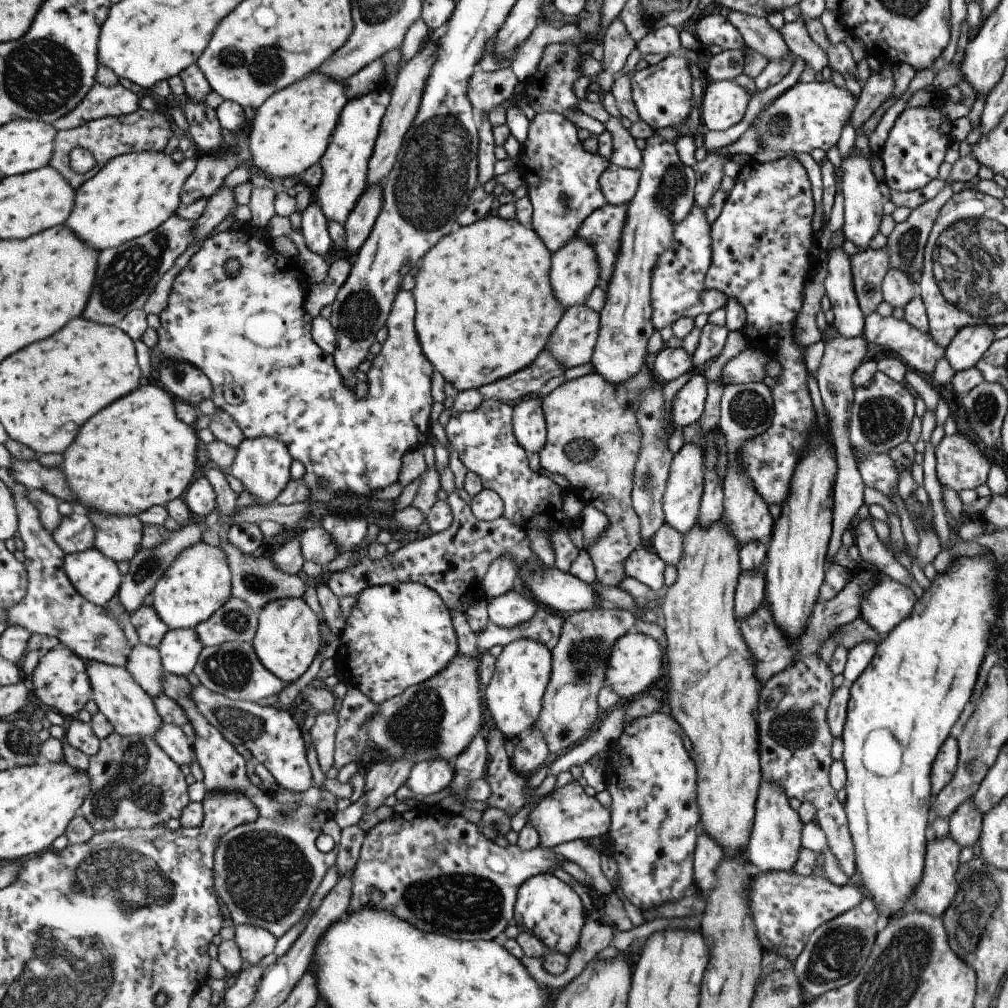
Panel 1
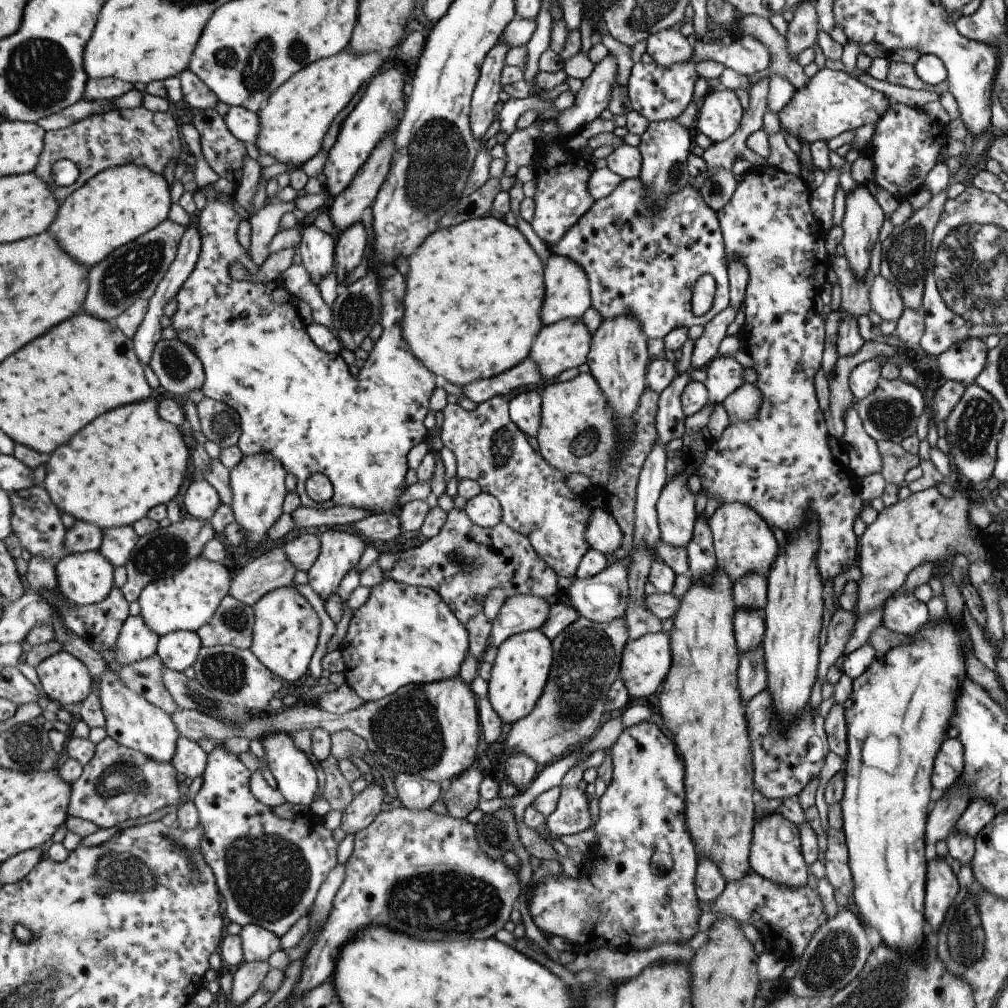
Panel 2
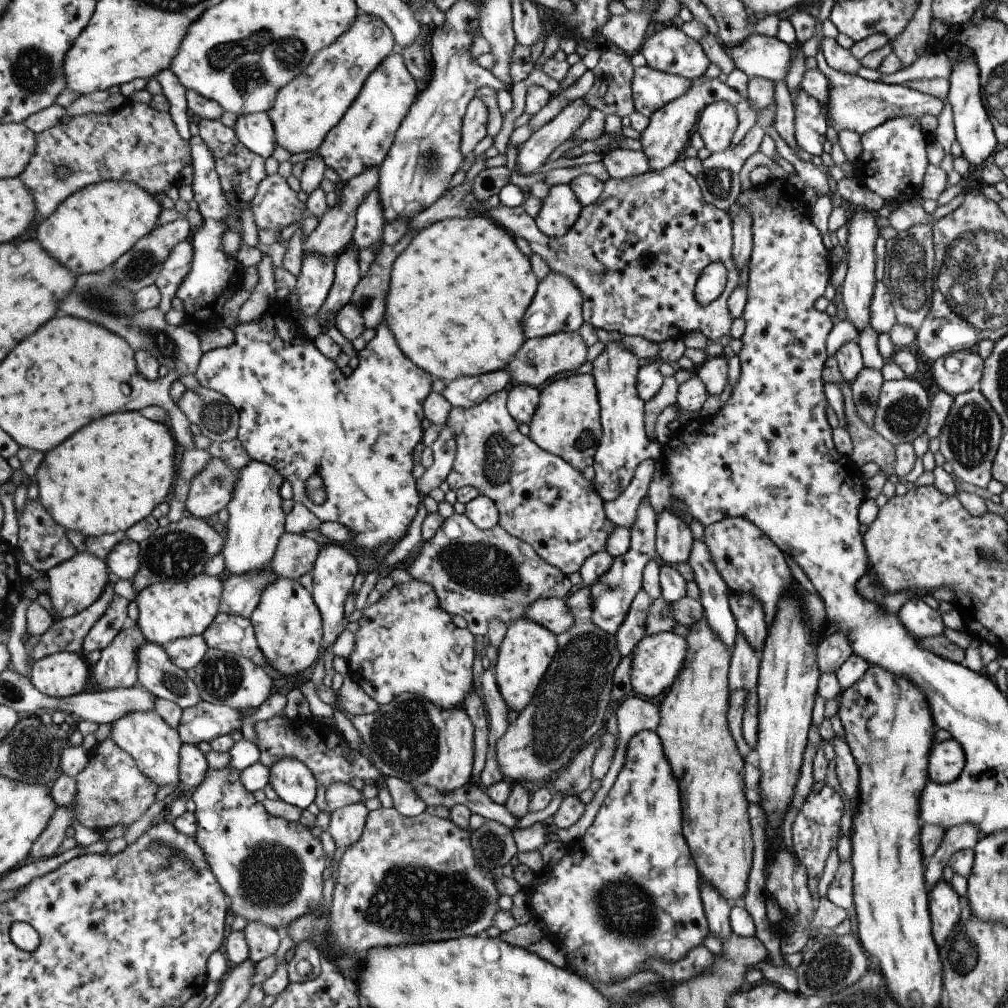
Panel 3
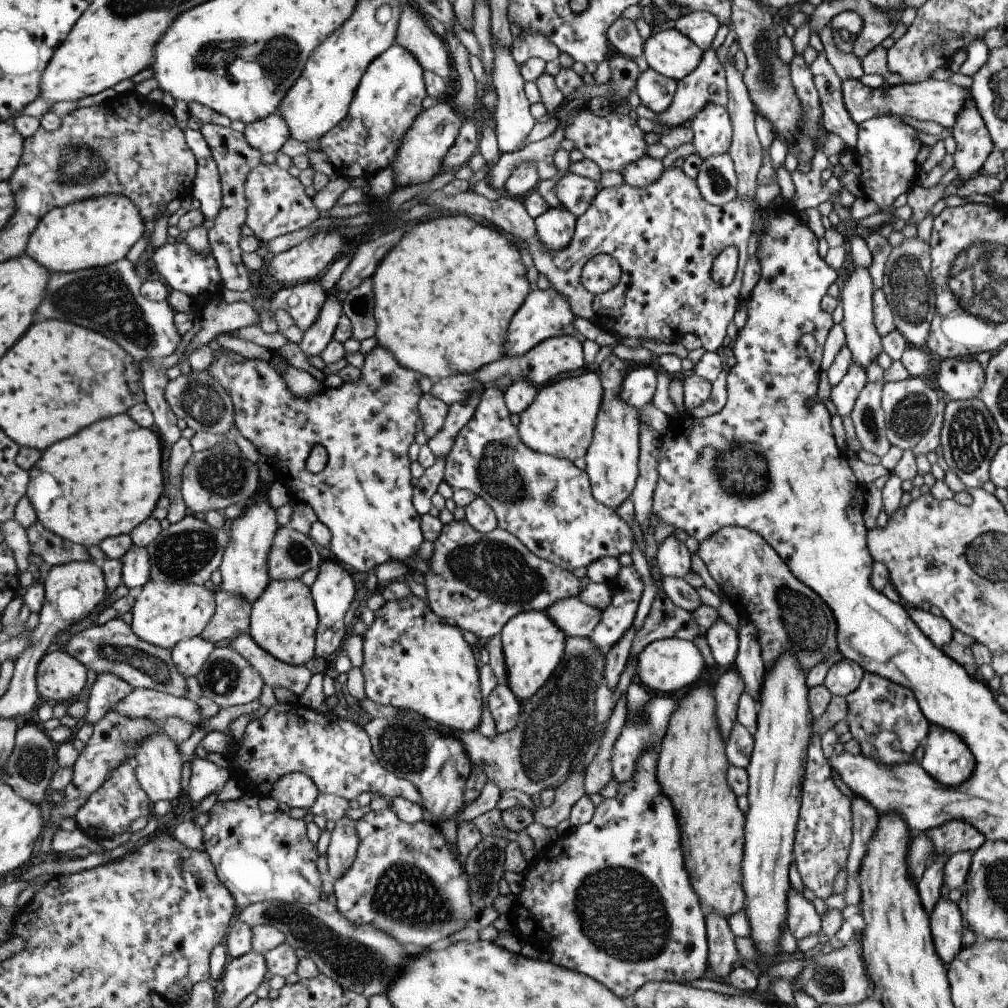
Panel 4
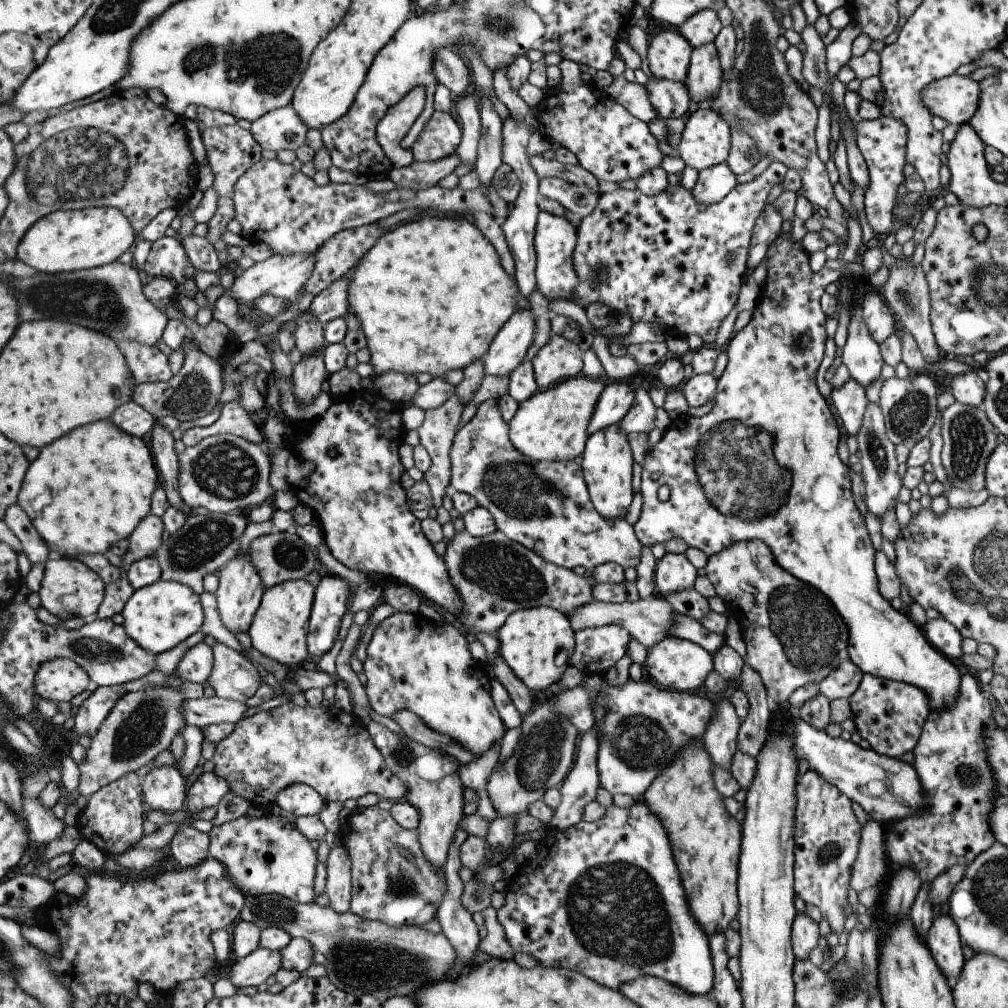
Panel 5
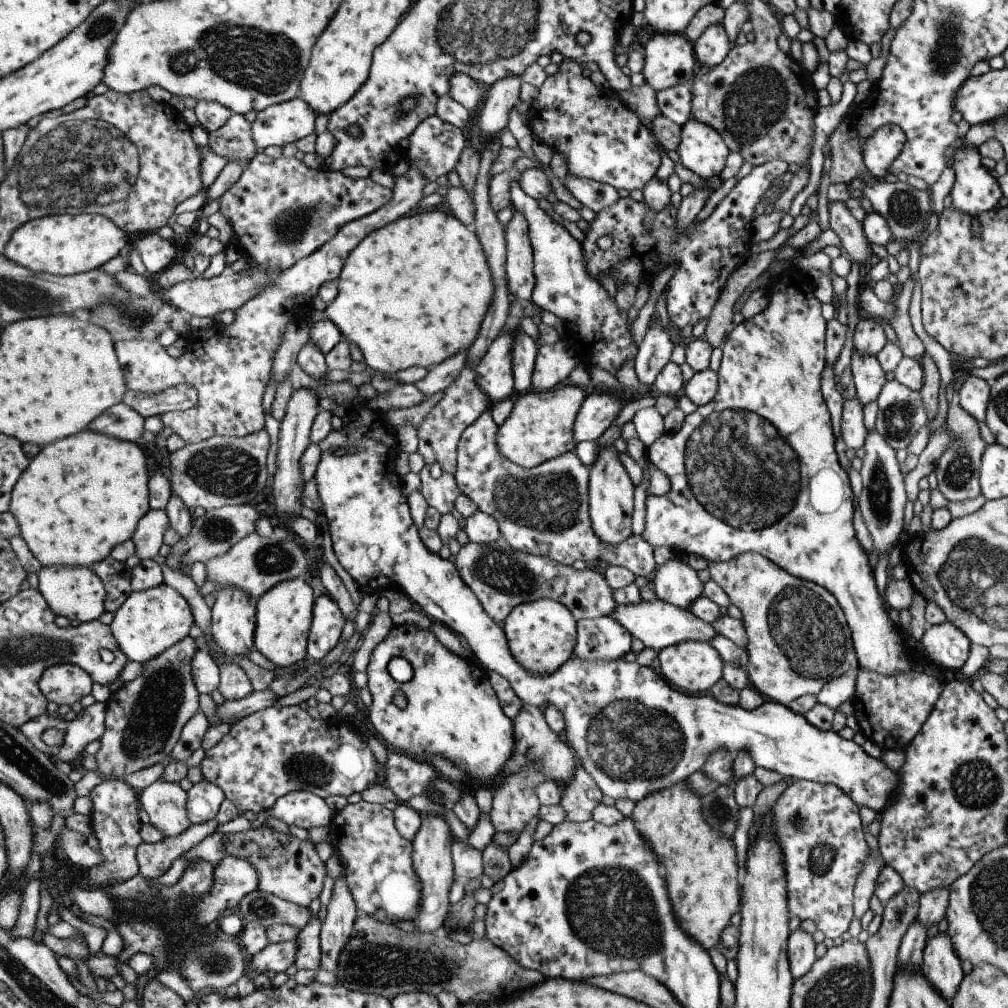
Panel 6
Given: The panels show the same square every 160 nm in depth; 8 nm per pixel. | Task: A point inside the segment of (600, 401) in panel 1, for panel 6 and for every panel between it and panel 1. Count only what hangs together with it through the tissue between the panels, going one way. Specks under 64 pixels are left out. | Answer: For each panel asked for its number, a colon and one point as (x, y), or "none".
2: (577, 433)
3: (565, 423)
4: (559, 422)
5: (550, 425)
6: (539, 427)

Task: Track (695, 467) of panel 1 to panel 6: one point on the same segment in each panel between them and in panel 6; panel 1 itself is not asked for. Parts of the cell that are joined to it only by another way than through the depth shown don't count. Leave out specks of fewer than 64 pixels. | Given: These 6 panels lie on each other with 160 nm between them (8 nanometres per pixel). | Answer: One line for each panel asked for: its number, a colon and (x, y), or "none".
2: (675, 514)
3: (673, 542)
4: (672, 559)
5: (672, 572)
6: (674, 582)

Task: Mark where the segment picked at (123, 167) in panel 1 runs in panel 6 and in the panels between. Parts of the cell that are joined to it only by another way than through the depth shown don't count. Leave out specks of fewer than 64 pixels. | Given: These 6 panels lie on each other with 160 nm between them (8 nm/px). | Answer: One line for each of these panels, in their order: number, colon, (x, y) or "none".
2: (119, 205)
3: (95, 227)
4: (98, 232)
5: (71, 240)
6: (68, 244)

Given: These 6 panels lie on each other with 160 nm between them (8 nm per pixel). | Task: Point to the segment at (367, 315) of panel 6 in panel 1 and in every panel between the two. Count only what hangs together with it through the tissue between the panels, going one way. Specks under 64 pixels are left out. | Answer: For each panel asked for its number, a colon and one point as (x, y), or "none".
1: (484, 307)
2: (473, 292)
3: (457, 291)
4: (444, 294)
5: (399, 293)

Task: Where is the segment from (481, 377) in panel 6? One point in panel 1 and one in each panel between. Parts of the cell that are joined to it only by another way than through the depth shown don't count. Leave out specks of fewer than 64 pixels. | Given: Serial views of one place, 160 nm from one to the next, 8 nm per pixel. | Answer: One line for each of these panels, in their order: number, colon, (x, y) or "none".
1: (573, 273)
2: (566, 293)
3: (555, 307)
4: (544, 313)
5: (508, 347)

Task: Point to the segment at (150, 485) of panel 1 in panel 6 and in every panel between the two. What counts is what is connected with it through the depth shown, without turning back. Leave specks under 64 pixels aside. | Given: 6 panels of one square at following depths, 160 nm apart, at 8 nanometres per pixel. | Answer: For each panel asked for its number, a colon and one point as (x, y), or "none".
2: (119, 468)
3: (114, 474)
4: (106, 481)
5: (86, 492)
6: (80, 498)

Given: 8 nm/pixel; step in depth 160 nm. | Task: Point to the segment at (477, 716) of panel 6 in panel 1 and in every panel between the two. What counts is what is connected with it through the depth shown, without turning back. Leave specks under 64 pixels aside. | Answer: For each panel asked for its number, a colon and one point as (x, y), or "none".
1: (399, 634)
2: (404, 634)
3: (407, 644)
4: (413, 660)
5: (413, 664)

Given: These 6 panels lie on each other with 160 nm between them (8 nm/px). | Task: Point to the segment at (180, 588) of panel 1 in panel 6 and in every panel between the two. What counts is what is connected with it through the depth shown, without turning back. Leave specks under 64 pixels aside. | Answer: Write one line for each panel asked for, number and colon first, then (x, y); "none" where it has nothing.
2: (187, 601)
3: (167, 611)
4: (165, 614)
5: (159, 617)
6: (150, 622)

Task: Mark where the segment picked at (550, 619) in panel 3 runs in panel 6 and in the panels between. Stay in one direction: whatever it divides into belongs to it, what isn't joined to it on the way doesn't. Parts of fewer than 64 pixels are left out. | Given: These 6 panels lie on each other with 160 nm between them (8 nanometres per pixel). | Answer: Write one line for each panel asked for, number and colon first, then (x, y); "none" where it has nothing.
4: (575, 619)
5: (647, 620)
6: (657, 624)

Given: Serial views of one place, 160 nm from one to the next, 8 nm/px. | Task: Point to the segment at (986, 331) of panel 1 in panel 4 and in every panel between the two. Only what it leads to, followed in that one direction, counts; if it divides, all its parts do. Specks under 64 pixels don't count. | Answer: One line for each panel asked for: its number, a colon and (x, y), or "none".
2: (962, 362)
3: (965, 379)
4: (960, 380)

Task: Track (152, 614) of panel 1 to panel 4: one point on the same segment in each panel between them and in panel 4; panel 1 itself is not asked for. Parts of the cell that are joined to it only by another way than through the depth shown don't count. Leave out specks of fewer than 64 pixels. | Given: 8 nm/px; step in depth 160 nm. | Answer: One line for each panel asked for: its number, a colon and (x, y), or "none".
2: (138, 641)
3: (118, 667)
4: (108, 688)

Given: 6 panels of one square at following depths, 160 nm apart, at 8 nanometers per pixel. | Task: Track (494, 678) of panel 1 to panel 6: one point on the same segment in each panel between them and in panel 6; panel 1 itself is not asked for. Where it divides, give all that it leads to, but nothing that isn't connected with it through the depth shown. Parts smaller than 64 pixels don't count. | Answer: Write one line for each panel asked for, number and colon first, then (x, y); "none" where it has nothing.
2: (518, 673)
3: (523, 656)
4: (532, 646)
5: (528, 641)
6: (540, 635)

